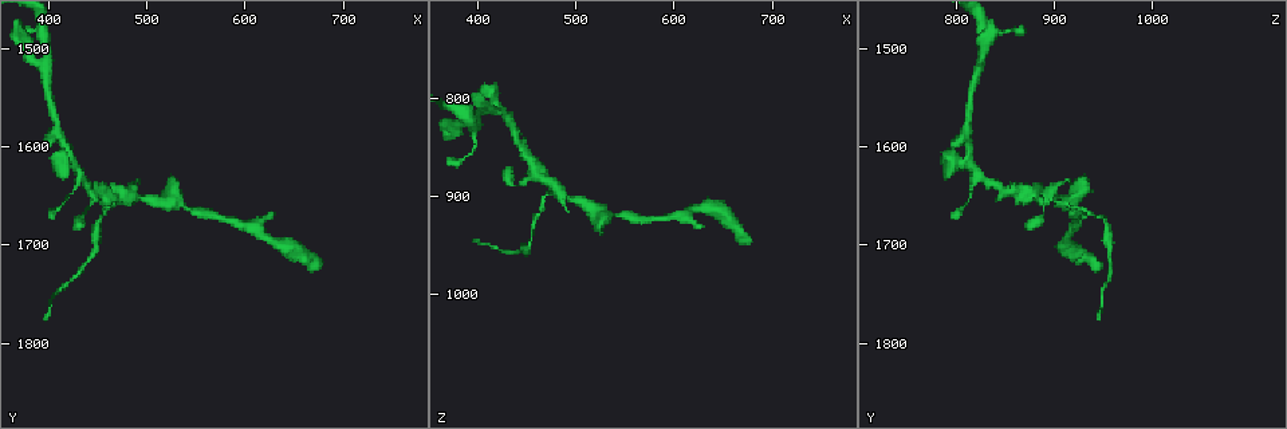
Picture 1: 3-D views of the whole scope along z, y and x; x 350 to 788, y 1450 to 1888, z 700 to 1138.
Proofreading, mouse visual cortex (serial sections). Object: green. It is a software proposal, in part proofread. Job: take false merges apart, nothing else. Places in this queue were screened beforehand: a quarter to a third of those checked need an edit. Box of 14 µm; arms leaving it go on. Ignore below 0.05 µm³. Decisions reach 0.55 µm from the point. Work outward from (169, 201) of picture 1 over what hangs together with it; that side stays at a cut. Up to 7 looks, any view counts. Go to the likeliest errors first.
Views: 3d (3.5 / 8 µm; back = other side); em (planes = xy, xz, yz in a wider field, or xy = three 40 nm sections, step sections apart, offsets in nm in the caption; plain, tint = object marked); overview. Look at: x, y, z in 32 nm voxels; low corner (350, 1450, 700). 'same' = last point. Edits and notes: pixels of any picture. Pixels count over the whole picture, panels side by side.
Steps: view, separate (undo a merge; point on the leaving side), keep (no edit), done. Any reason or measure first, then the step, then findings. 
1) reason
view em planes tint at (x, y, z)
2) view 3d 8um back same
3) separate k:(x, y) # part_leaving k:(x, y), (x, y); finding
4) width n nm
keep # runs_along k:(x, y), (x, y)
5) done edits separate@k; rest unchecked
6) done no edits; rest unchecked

view 3d 3.5um at (480, 1650, 895)

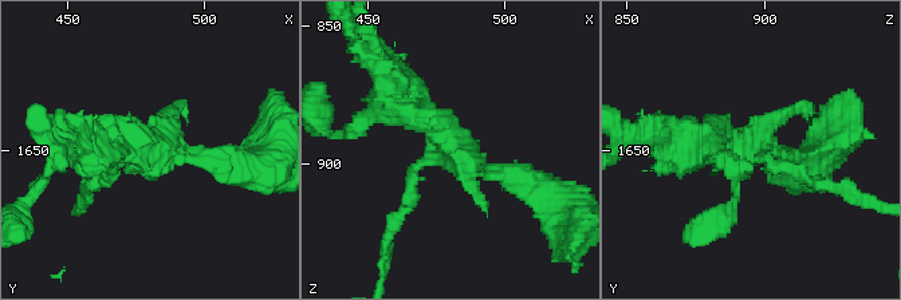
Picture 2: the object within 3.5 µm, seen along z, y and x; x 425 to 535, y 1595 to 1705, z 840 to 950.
shape alone is not enough
view em xy step 2 tint at (482, 1651, 893)

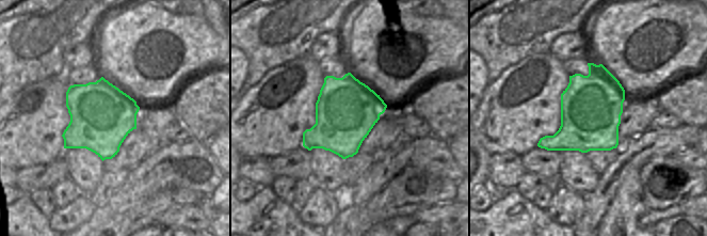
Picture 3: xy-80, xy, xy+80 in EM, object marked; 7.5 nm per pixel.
cut it another way
view em xy step 5 tint same

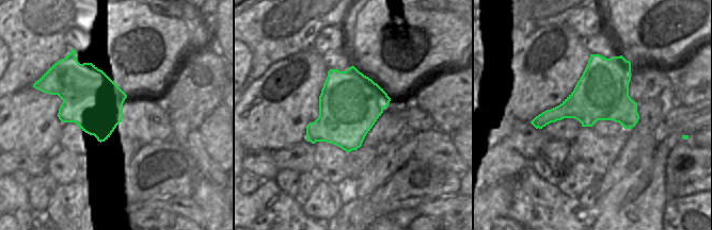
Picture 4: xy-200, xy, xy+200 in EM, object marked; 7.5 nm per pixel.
separate 2:(99, 182) # part_leaving 2:(416, 169), (384, 279); two cells meet here

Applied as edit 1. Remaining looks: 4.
four or more arms meet
view 3d 8um at (425, 1615, 815)

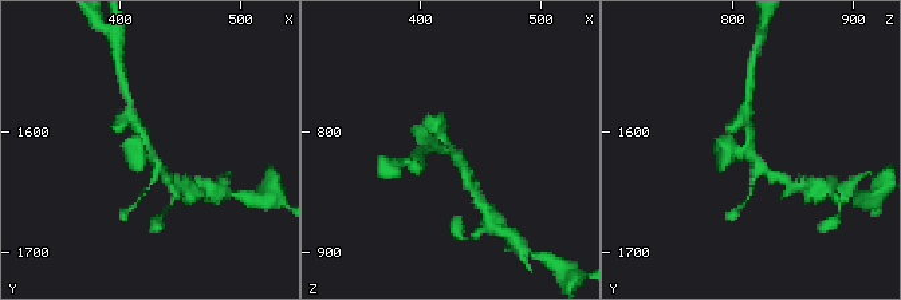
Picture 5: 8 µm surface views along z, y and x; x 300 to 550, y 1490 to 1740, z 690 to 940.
view em xy step 5 tint at (422, 1616, 814)

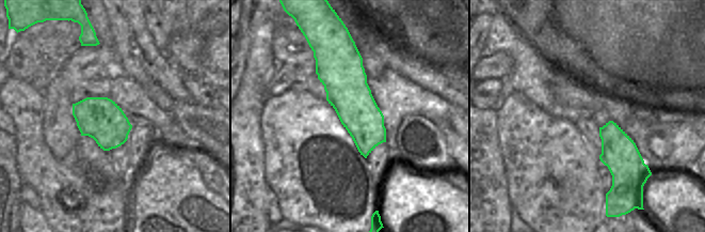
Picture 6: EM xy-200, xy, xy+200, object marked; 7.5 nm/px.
keep # runs_along 5:(165, 176), (130, 114); one cell here

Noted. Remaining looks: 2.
branch point
view 3d 3.5um at (395, 1520, 825)

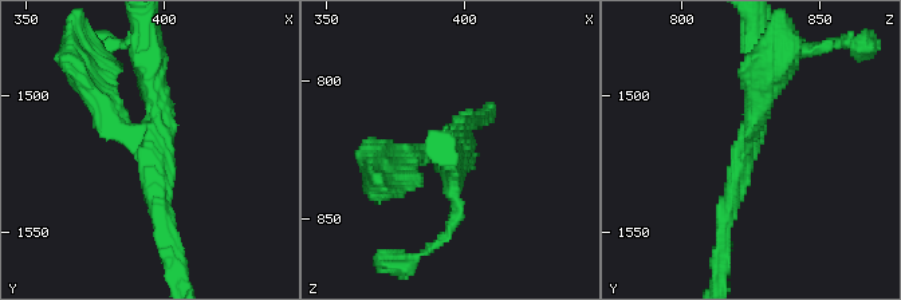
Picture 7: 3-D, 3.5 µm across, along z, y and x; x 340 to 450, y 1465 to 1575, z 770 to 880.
arms 3; arm_widths 250, 300, 300 nm
view em xy step 5 tint at (397, 1516, 825)

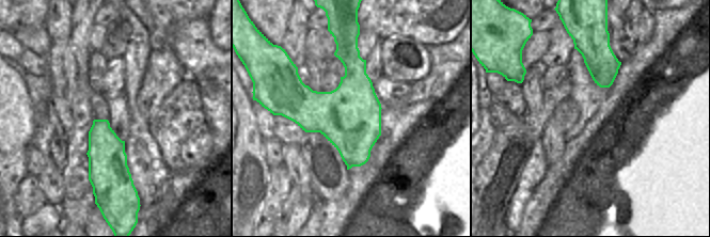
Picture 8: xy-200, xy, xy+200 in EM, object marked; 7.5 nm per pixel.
keep # continuous, no second cell

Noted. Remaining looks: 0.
done edits separate@2; rest unchecked

